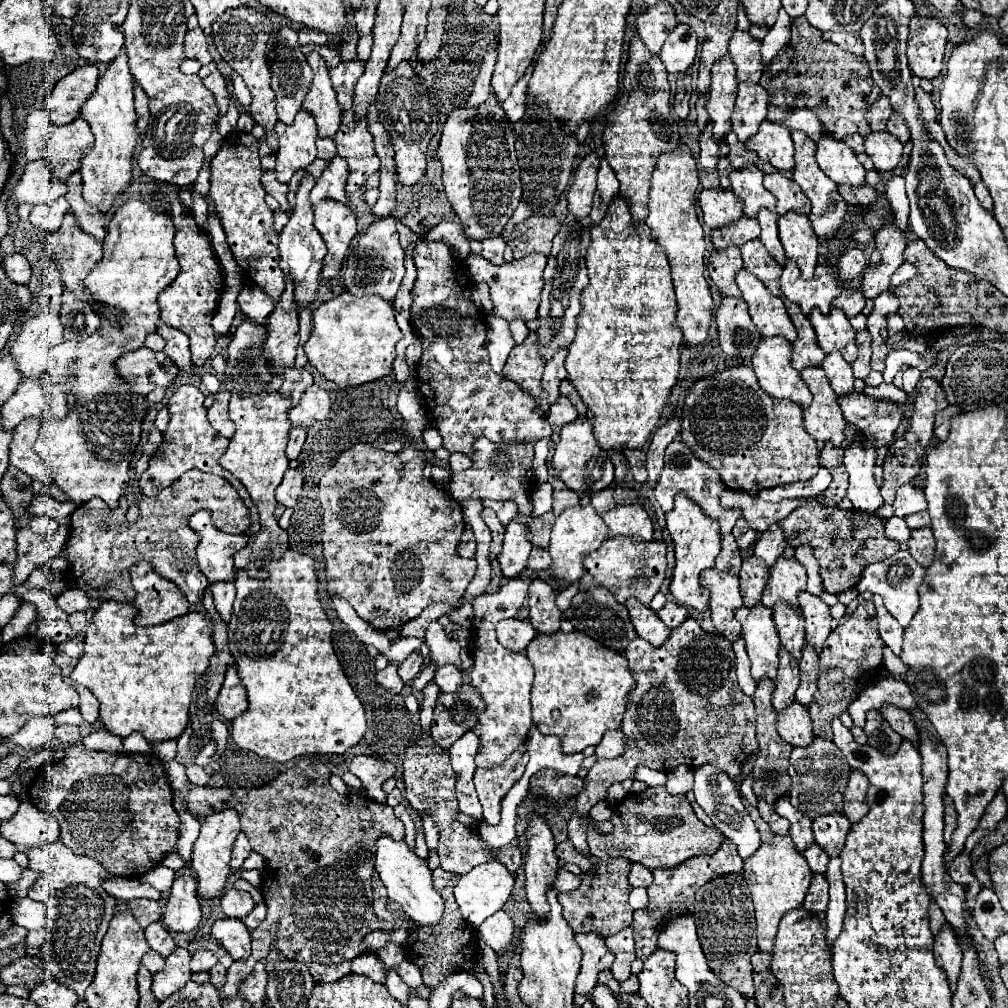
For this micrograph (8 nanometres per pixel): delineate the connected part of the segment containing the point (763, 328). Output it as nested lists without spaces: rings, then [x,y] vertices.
[[[740,271],[736,275],[736,283],[742,291],[744,301],[750,307],[750,317],[758,327],[762,337],[776,337],[782,335],[790,343],[796,341],[796,327],[790,321],[790,315],[784,307],[782,297],[774,297],[760,279],[750,275],[748,271]]]

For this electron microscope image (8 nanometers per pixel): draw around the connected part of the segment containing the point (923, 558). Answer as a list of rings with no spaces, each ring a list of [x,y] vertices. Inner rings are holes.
[[[914,529],[910,539],[908,539],[908,551],[912,557],[928,569],[934,561],[934,535],[932,529]]]

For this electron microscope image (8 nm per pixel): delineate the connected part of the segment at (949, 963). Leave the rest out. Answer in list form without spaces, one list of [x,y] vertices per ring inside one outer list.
[[[944,923],[938,935],[934,937],[934,957],[936,963],[946,969],[950,987],[954,991],[960,975],[960,965],[962,965],[962,949],[958,945],[956,933],[952,933],[952,927],[948,927],[948,923]]]

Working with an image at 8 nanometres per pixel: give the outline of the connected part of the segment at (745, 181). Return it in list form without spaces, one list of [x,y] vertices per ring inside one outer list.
[[[746,165],[742,171],[730,173],[734,195],[744,203],[744,215],[754,219],[762,207],[774,211],[776,199],[762,185],[764,173],[756,165]]]

